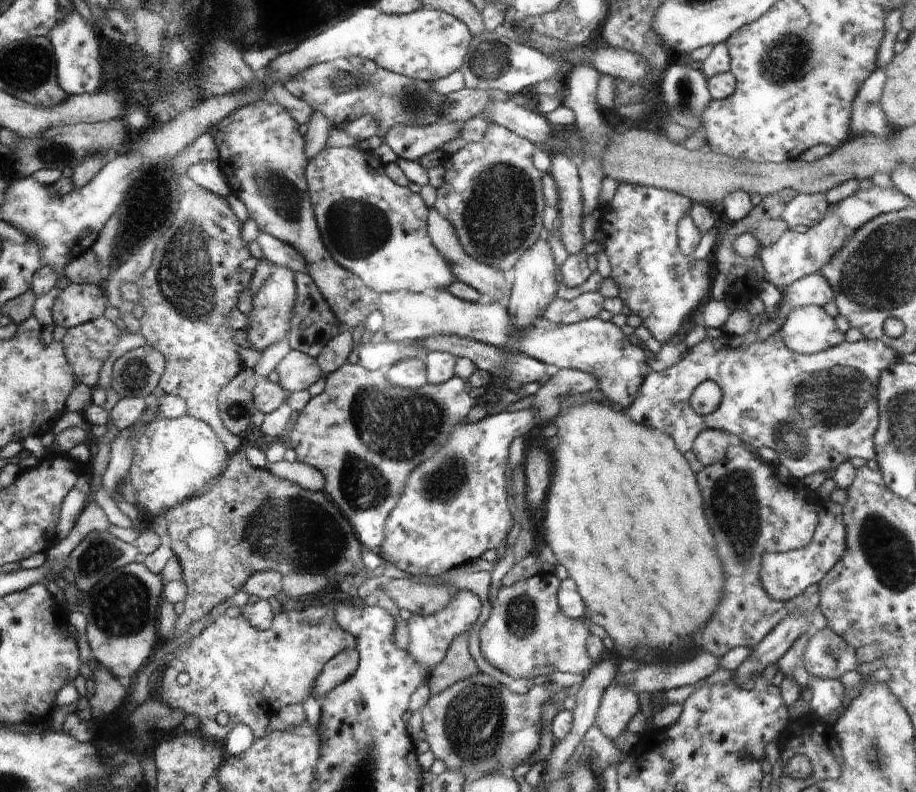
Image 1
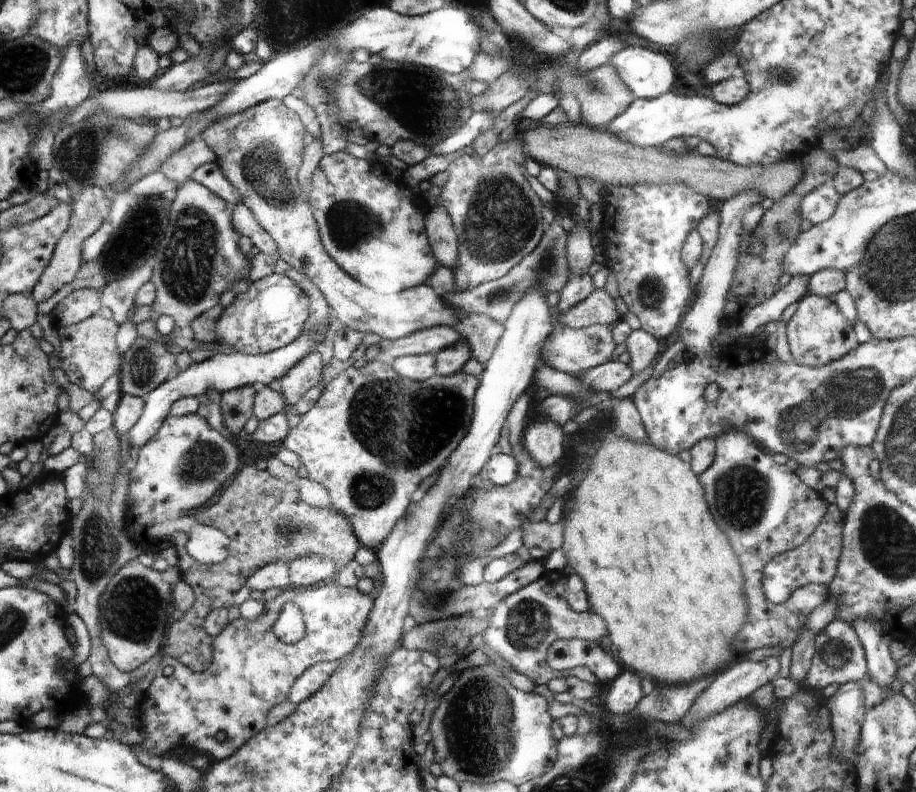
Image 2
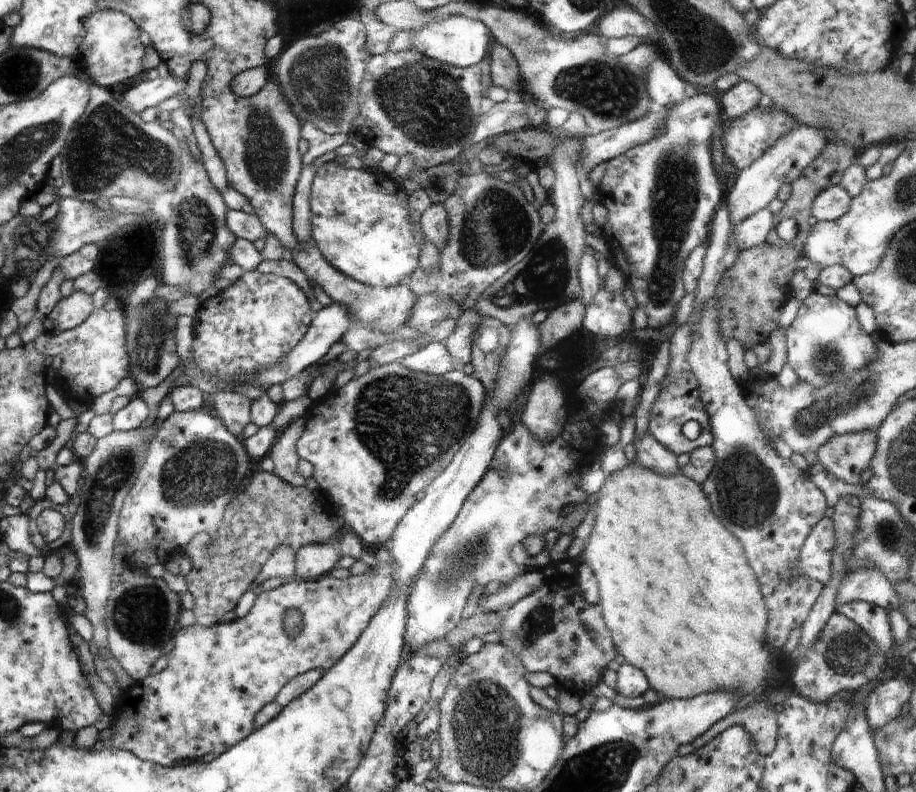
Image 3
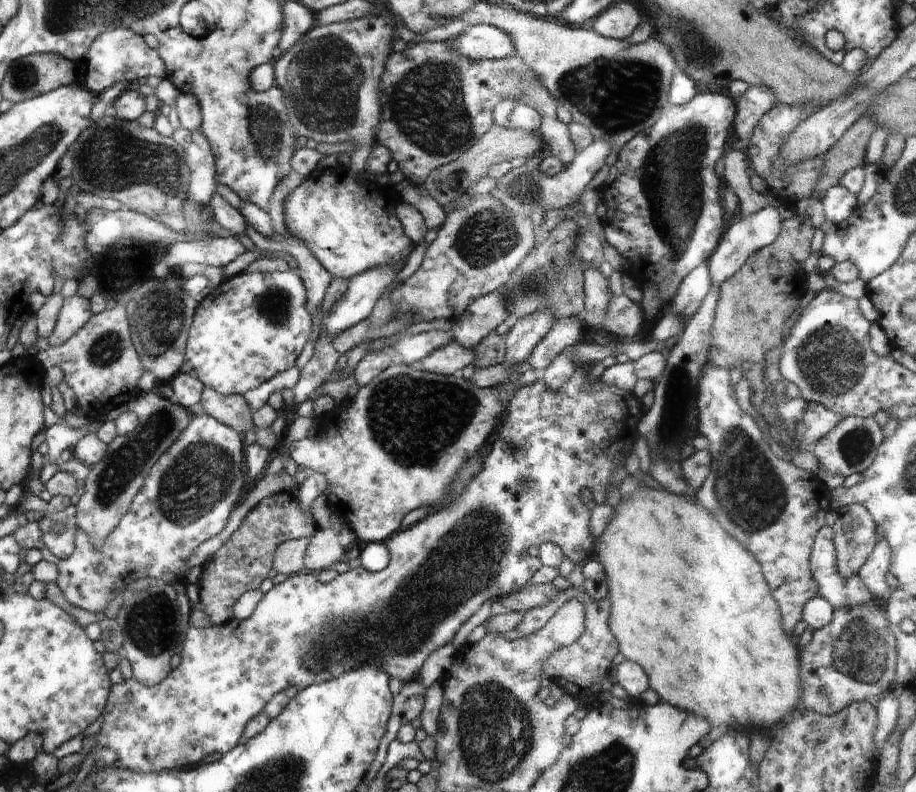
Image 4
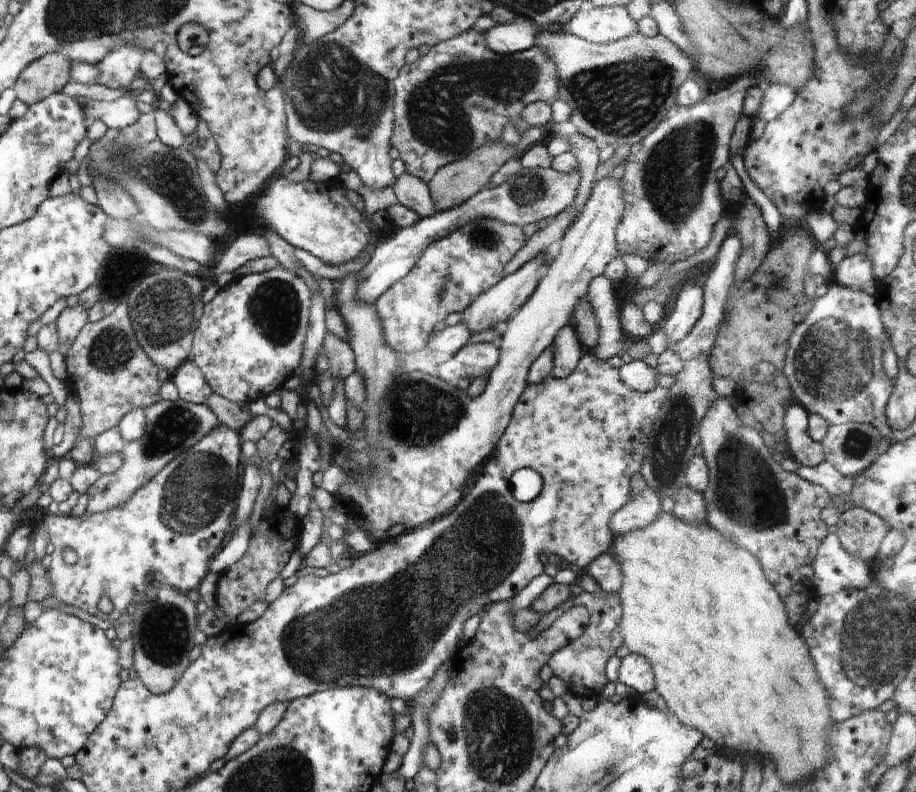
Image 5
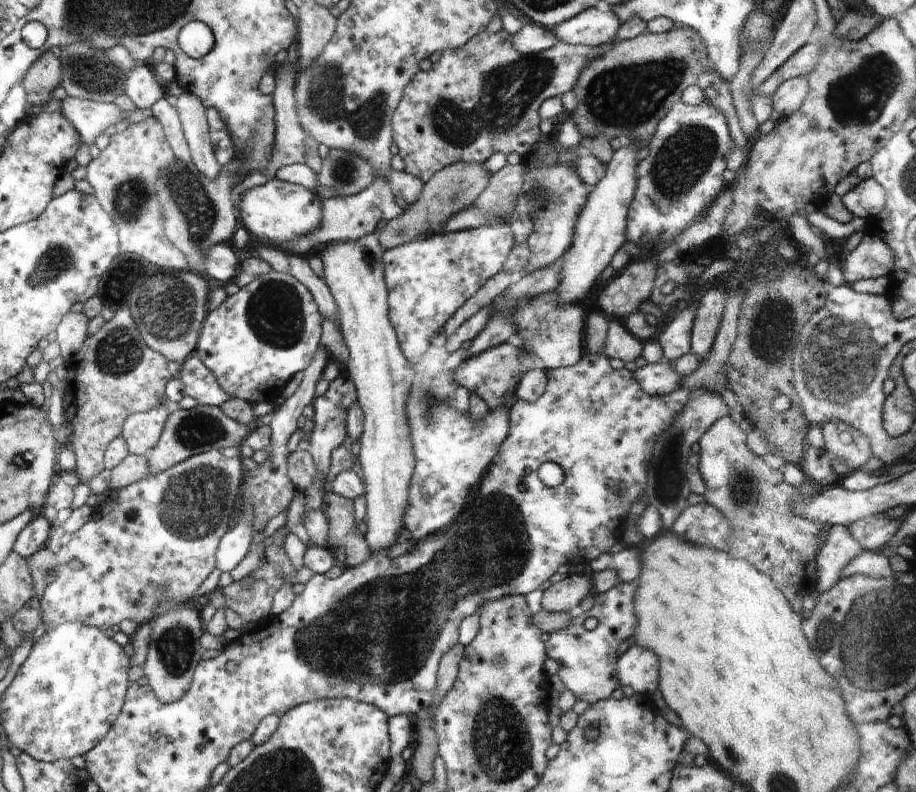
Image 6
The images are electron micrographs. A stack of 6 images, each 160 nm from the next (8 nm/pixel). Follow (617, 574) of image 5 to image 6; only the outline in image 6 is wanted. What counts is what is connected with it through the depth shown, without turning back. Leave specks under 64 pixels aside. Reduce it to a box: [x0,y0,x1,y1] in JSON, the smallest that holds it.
[589,547,643,583]

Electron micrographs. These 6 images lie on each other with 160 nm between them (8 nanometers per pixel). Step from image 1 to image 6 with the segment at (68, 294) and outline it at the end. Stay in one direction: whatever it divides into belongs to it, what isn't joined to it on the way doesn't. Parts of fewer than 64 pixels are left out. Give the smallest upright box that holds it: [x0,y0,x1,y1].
[56,312,89,360]

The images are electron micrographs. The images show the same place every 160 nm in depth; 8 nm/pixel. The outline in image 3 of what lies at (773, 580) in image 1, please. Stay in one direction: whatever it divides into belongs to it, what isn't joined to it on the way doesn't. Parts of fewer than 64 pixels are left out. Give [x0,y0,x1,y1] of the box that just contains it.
[795,517,835,585]

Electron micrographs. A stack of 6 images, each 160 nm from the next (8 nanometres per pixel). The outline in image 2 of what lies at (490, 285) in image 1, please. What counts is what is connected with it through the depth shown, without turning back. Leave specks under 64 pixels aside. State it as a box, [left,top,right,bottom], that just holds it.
[425,203,460,271]

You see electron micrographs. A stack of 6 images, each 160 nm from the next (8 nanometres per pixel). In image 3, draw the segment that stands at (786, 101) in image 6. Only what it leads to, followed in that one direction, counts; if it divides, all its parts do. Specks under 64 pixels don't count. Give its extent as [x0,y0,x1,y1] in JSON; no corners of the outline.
[720,79,761,120]

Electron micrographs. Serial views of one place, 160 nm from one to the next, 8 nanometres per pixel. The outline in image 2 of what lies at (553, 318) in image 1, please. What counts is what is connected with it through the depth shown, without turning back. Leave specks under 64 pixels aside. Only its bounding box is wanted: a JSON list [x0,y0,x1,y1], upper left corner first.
[556,289,620,328]

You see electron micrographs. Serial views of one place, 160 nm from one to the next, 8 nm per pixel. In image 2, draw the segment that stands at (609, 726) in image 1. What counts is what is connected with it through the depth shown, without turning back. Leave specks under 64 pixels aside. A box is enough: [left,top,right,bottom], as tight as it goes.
[601,672,643,714]

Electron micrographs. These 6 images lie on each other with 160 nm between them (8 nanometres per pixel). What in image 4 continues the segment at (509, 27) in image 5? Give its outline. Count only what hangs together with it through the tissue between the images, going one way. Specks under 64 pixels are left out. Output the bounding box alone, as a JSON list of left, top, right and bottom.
[450,23,515,60]

